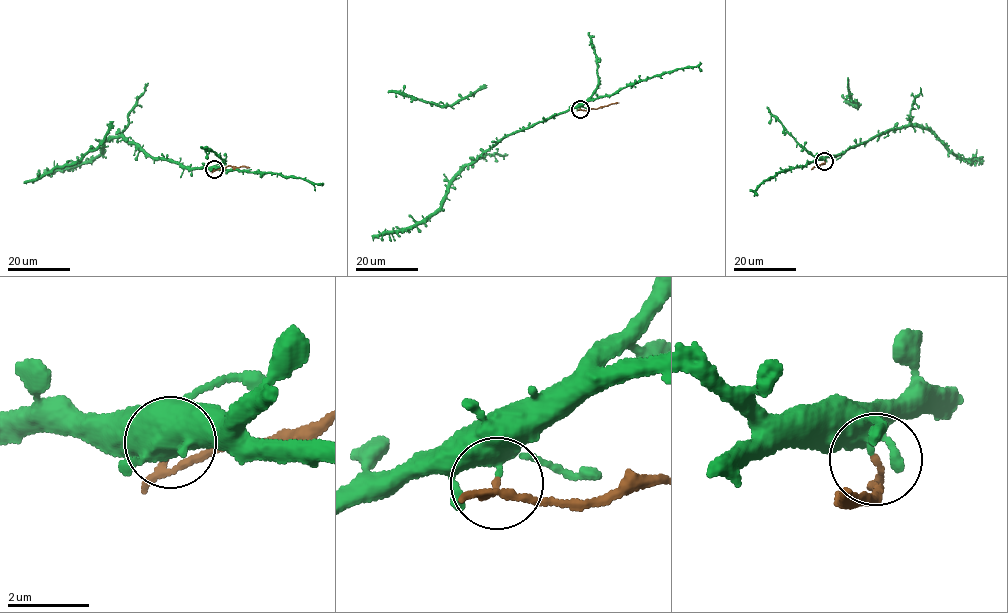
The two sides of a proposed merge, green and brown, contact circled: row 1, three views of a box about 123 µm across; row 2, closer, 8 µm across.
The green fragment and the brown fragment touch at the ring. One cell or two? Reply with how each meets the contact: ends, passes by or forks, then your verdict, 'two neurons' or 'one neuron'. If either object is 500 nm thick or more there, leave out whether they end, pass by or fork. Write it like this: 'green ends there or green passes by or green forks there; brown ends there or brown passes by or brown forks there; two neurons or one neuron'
green passes by; brown passes by; two neurons

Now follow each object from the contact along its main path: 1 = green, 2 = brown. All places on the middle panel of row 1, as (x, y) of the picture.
1: (580, 108), (507, 134), (468, 163), (428, 217), (373, 240)
2: (580, 108), (597, 109), (618, 103)

